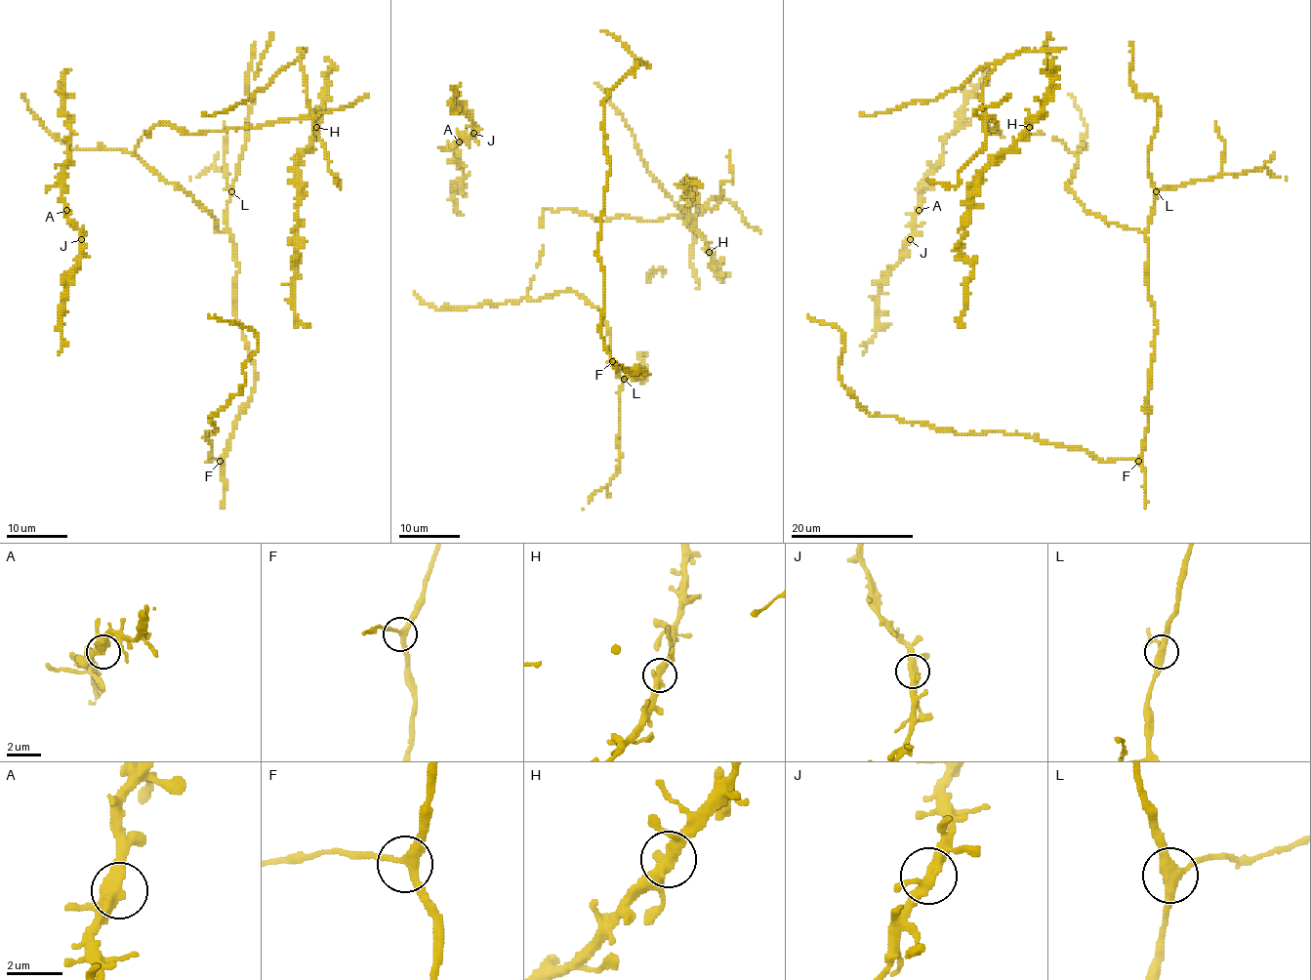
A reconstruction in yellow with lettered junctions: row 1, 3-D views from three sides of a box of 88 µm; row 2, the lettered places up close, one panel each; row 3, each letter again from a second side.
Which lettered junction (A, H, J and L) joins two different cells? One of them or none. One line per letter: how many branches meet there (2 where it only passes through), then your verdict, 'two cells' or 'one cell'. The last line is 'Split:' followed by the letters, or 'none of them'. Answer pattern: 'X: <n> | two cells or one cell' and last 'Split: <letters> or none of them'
A: 3 | one cell
H: 3 | one cell
J: 3 | one cell
L: 3 | one cell
Split: none of them

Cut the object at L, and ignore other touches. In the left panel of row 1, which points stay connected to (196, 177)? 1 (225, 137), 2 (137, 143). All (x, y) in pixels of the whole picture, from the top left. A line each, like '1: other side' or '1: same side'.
1: same side
2: same side

